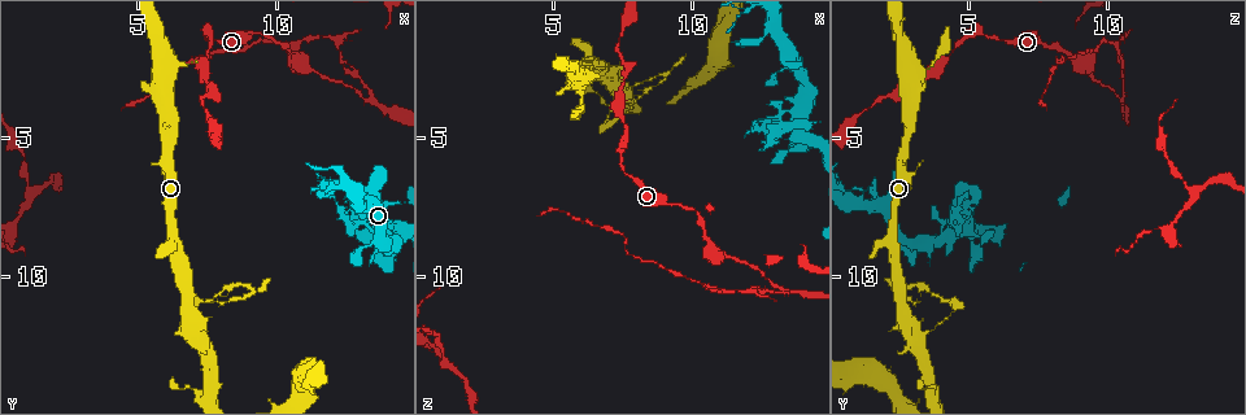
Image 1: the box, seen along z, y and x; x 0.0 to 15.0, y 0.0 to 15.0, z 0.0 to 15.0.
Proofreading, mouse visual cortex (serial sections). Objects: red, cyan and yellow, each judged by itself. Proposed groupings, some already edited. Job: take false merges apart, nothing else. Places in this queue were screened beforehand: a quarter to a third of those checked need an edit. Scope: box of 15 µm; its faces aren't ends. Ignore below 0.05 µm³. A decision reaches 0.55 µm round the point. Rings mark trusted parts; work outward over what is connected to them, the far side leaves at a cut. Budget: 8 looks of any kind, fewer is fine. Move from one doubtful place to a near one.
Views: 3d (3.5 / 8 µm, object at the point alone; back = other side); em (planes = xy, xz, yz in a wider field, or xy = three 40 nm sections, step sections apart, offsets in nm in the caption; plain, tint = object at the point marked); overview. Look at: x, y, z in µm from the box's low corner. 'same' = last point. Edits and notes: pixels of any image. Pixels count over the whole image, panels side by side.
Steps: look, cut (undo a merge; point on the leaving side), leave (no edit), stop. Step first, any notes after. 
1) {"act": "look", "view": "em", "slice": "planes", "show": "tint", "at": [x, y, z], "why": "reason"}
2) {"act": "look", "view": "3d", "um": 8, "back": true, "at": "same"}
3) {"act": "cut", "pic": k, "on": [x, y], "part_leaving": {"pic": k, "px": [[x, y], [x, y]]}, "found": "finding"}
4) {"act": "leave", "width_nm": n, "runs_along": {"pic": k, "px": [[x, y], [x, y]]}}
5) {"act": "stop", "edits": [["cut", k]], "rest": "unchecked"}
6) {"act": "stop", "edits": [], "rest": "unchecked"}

{"act": "look", "view": "3d", "um": 3.5, "at": [7.3, 12.5, 3.0], "why": "thin arm on a thick one"}

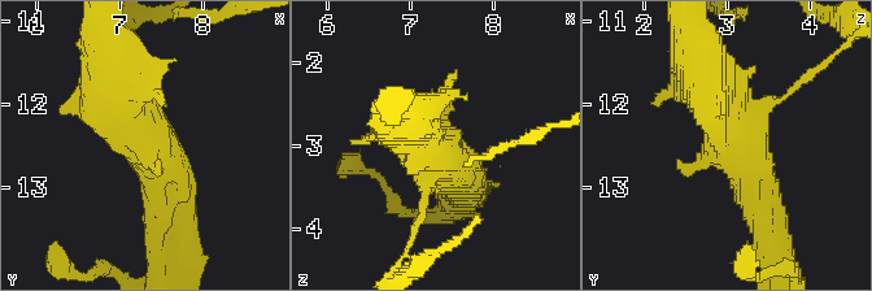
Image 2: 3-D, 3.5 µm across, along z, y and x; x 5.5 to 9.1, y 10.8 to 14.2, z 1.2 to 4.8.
{"act": "look", "view": "em", "slice": "xy", "step": 1, "show": "tint", "at": [7.35, 12.50, 3.00], "arms": 3, "arm_widths_nm": [150, 450, 700]}

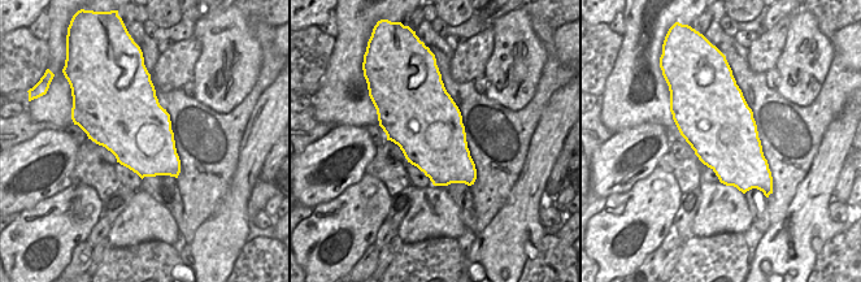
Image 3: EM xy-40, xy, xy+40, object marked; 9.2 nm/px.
{"act": "look", "view": "em", "slice": "planes", "show": "tint", "at": "same"}

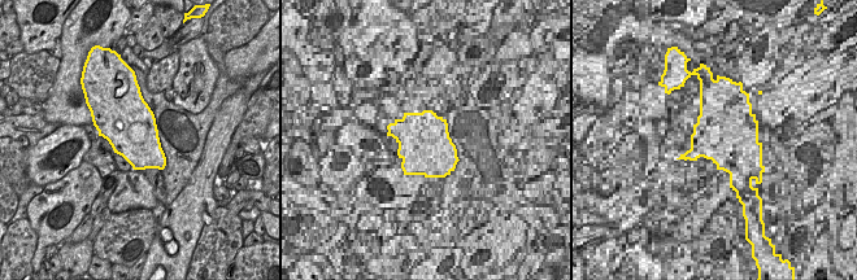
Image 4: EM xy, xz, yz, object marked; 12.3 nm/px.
{"act": "leave", "runs_along": {"pic": 2, "px": [[114, 73], [158, 157]]}, "found": "one cell here"}

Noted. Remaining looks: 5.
{"act": "look", "view": "3d", "um": 3.5, "at": [13.2, 8.0, 4.2], "why": "three-way junction"}

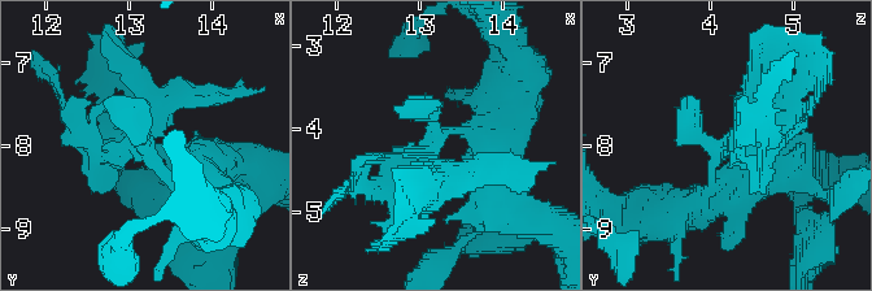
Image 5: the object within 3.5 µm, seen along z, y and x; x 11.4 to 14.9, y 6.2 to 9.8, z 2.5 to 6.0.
{"act": "look", "view": "em", "slice": "xy", "step": 3, "show": "tint", "at": [13.10, 8.05, 4.20]}

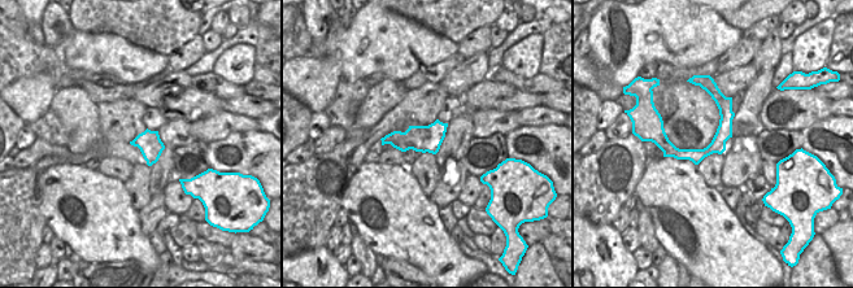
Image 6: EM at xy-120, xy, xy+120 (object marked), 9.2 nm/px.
{"act": "cut", "pic": 5, "on": [706, 139], "width_nm": 240, "part_leaving": {"pic": 5, "px": [[711, 172], [764, 81]]}, "found": "a second cell is stuck on"}

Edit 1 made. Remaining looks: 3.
{"act": "look", "view": "3d", "um": 8, "at": [13.4, 3.6, 10.5], "why": "three arms meet"}

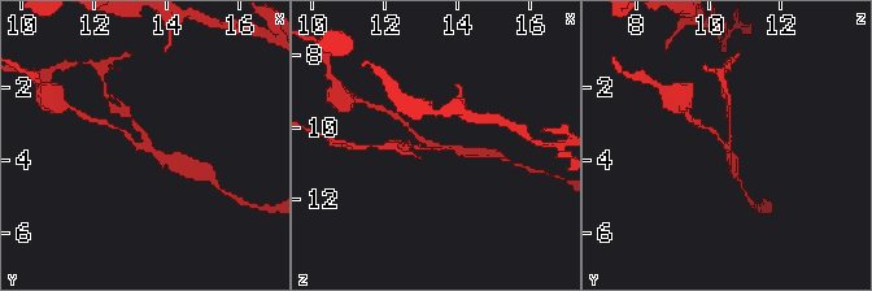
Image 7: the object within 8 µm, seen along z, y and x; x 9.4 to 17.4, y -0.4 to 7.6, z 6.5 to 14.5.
{"act": "look", "view": "em", "slice": "planes", "show": "tint", "at": [13.5, 3.7, 10.6], "why": "now the EM"}

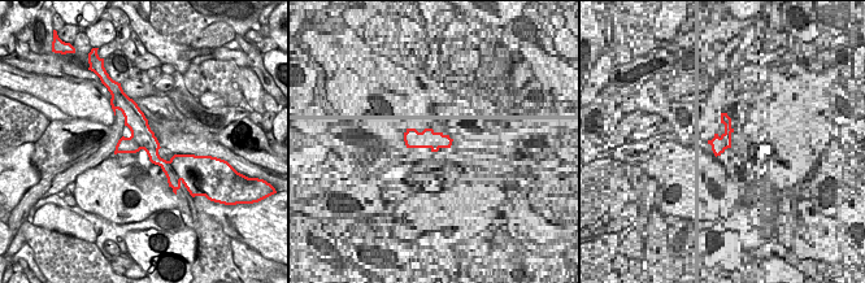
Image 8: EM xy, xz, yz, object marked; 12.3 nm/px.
{"act": "cut", "pic": 7, "on": [126, 113], "arms": 3, "border": {"pic": 8, "px": [[169, 161], [179, 178]]}, "found": "two cells meet here"}

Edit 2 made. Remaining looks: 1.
{"act": "stop", "edits": [["cut", 5], ["cut", 7]], "rest": "unchecked"}

